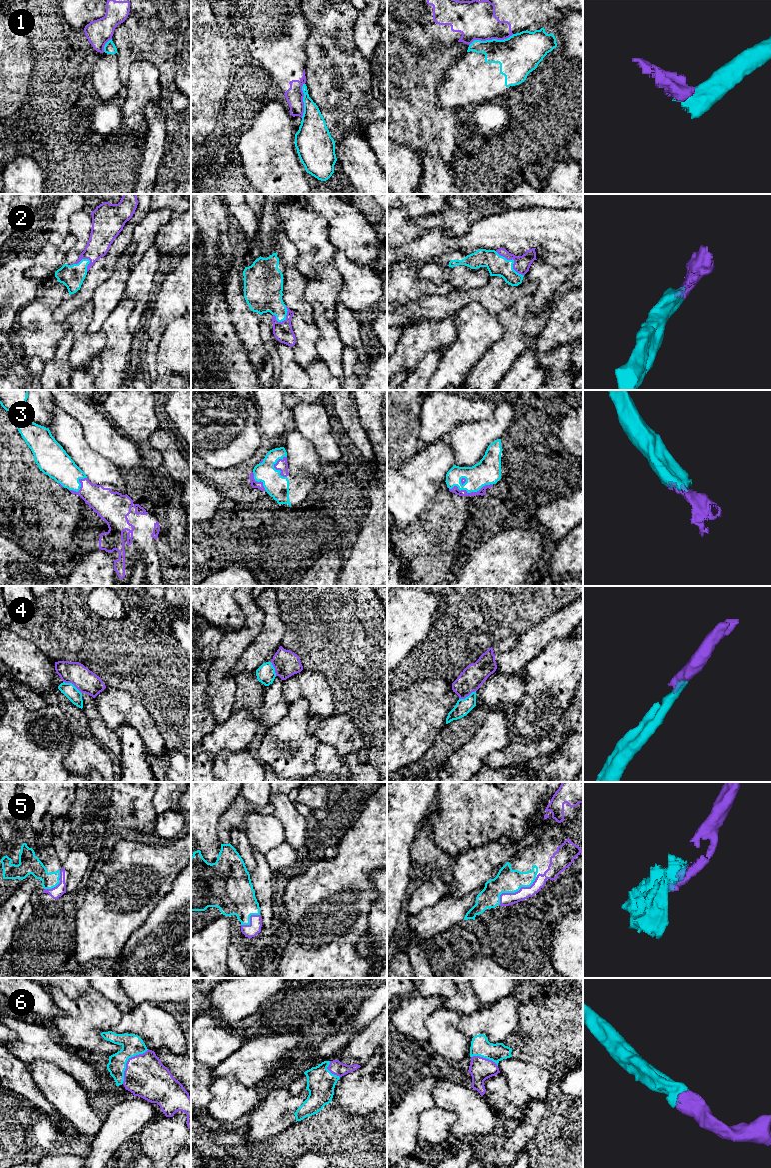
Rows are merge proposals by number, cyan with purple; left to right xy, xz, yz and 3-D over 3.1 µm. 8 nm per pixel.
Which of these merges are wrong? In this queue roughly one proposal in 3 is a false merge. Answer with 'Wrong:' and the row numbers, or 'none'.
Wrong: 1

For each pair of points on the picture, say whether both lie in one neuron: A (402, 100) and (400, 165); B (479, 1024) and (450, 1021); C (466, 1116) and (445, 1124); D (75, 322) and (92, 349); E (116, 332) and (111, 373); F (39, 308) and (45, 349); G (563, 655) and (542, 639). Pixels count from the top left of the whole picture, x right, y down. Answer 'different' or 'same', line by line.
A: different
B: different
C: different
D: same
E: same
F: same
G: different

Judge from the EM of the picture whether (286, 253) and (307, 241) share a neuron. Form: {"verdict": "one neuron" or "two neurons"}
{"verdict": "two neurons"}

